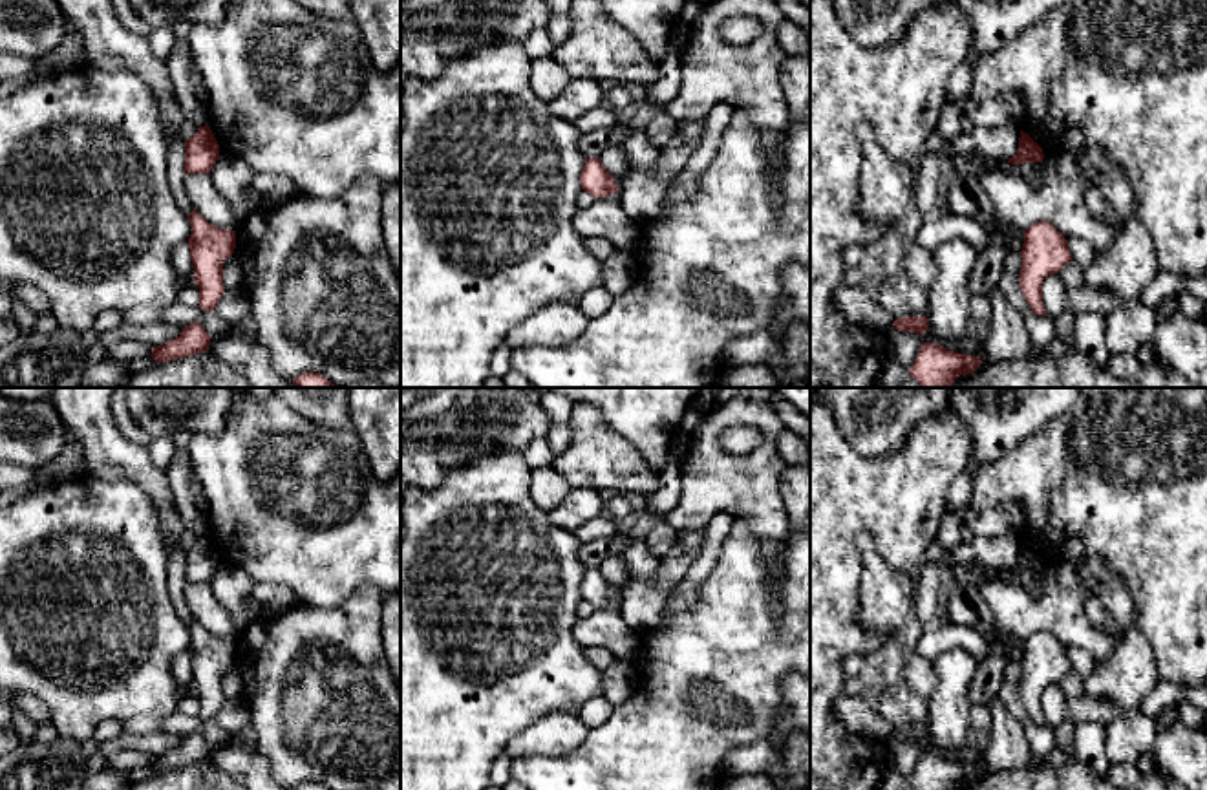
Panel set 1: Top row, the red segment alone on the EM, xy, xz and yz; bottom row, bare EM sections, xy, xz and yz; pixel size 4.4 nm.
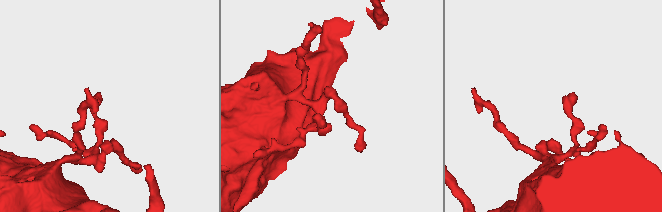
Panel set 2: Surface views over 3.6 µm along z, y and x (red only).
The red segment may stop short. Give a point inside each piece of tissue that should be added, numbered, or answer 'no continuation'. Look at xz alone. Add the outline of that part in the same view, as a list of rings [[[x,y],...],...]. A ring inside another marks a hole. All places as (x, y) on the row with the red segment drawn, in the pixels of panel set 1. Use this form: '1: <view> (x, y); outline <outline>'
no continuation

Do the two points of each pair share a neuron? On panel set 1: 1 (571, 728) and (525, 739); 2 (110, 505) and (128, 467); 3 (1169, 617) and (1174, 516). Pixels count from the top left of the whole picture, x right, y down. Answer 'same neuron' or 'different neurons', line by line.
1: same neuron
2: different neurons
3: same neuron

